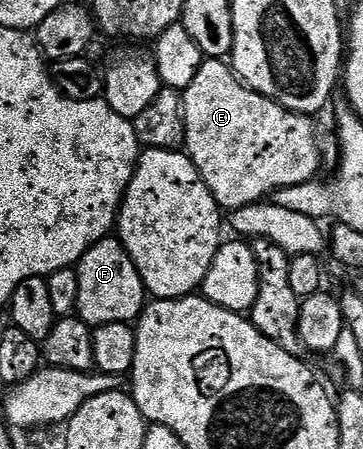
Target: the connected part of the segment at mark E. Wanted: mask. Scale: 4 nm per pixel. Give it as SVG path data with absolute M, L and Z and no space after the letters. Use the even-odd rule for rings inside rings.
M204 59L201 70L197 70L197 78L193 78L182 93L185 151L193 166L197 166L220 209L234 210L258 204L266 201L276 188L307 184L320 175L321 139L315 133L315 124L311 121L314 119L302 112L290 112L268 96L254 92L235 75L230 63Z

